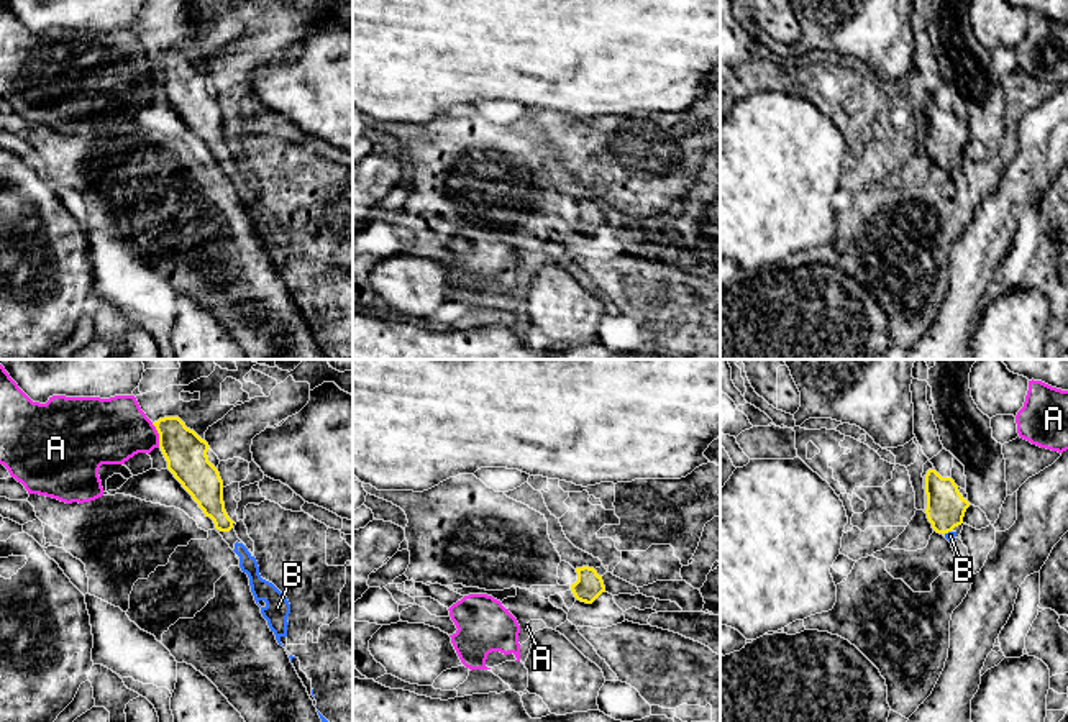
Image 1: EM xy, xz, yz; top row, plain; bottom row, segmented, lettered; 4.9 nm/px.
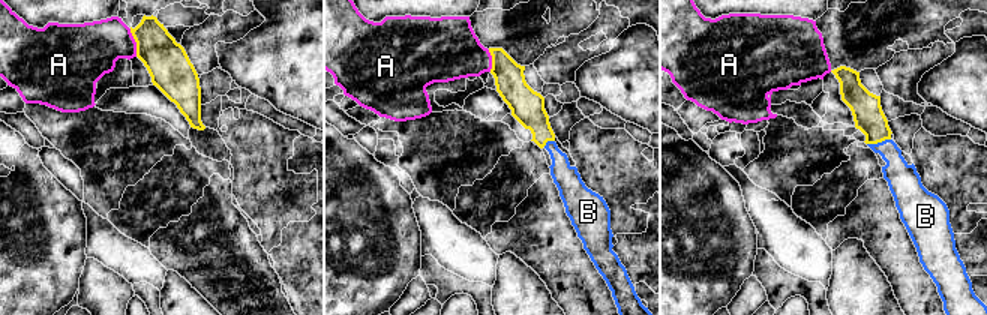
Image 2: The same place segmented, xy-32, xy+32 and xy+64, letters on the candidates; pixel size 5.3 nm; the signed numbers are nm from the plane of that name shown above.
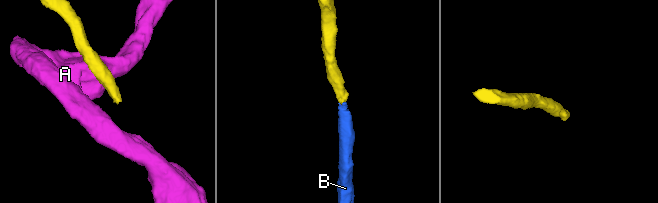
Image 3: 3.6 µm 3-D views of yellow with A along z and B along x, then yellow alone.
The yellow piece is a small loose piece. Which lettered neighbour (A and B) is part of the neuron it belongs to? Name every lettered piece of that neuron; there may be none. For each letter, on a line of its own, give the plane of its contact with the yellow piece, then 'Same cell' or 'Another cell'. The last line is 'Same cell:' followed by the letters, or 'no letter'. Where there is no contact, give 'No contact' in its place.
A: Touches yellow in xy. Another cell
B: Touches yellow in yz. Same cell
Same cell: B

